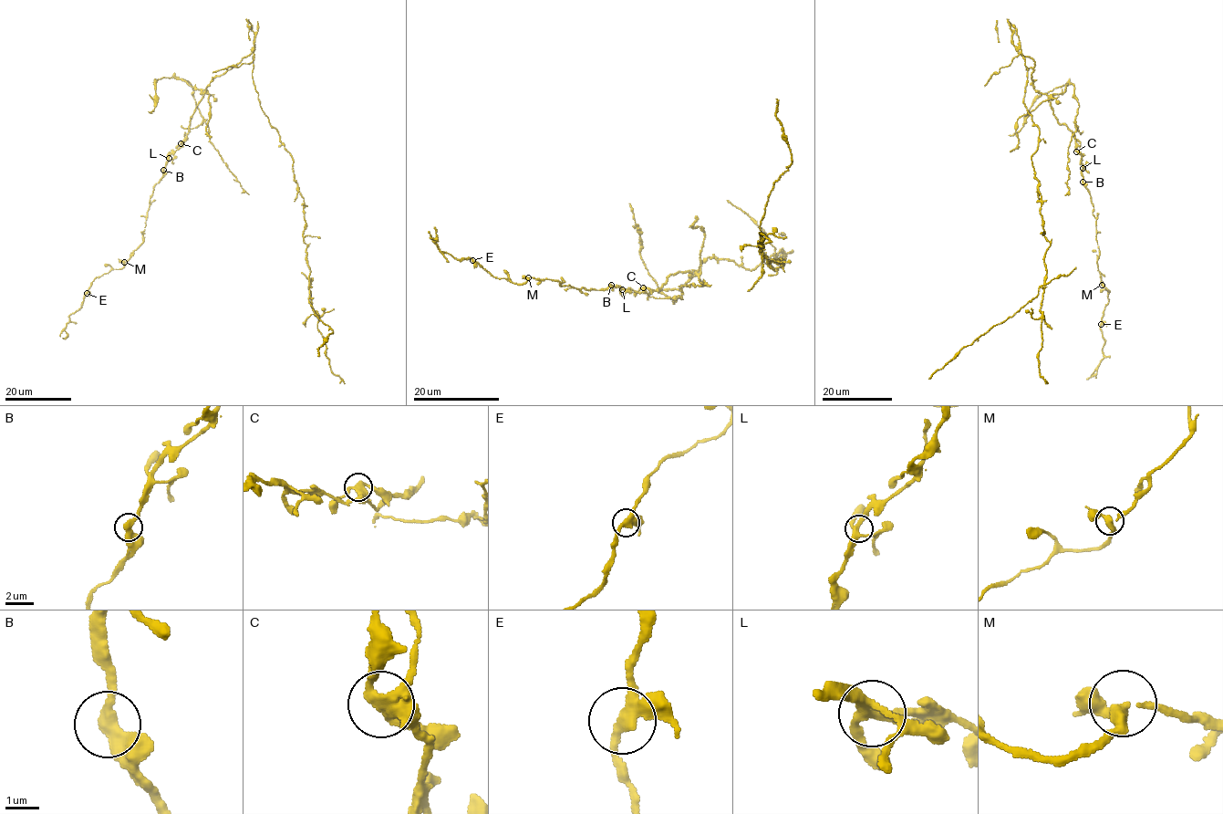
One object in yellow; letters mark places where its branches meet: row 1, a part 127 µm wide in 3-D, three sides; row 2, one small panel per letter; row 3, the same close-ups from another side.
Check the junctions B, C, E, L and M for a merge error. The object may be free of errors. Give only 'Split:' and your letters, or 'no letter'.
Split: C

